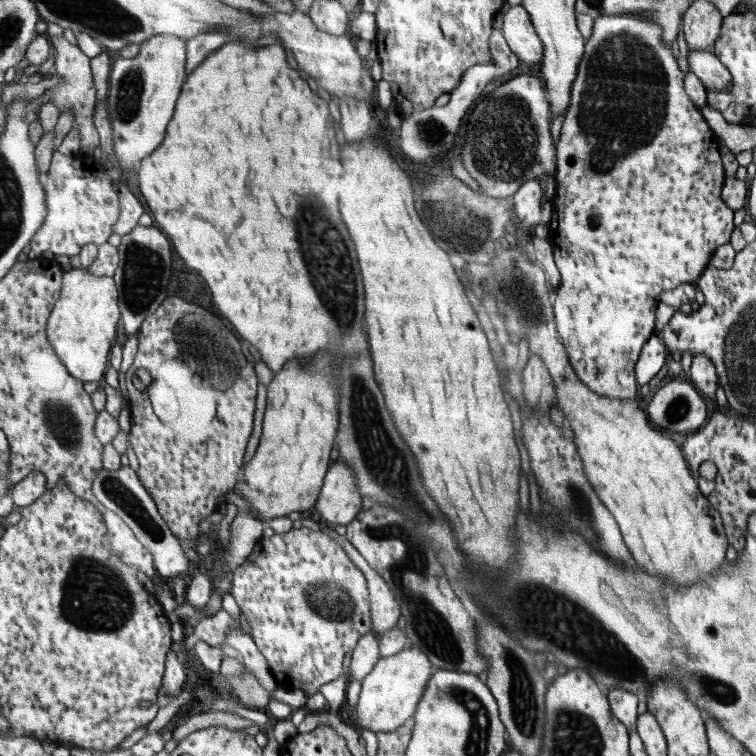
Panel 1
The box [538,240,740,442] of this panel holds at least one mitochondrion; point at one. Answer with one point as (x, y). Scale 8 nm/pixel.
(676, 413)

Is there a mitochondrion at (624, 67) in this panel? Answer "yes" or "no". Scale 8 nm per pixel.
yes

